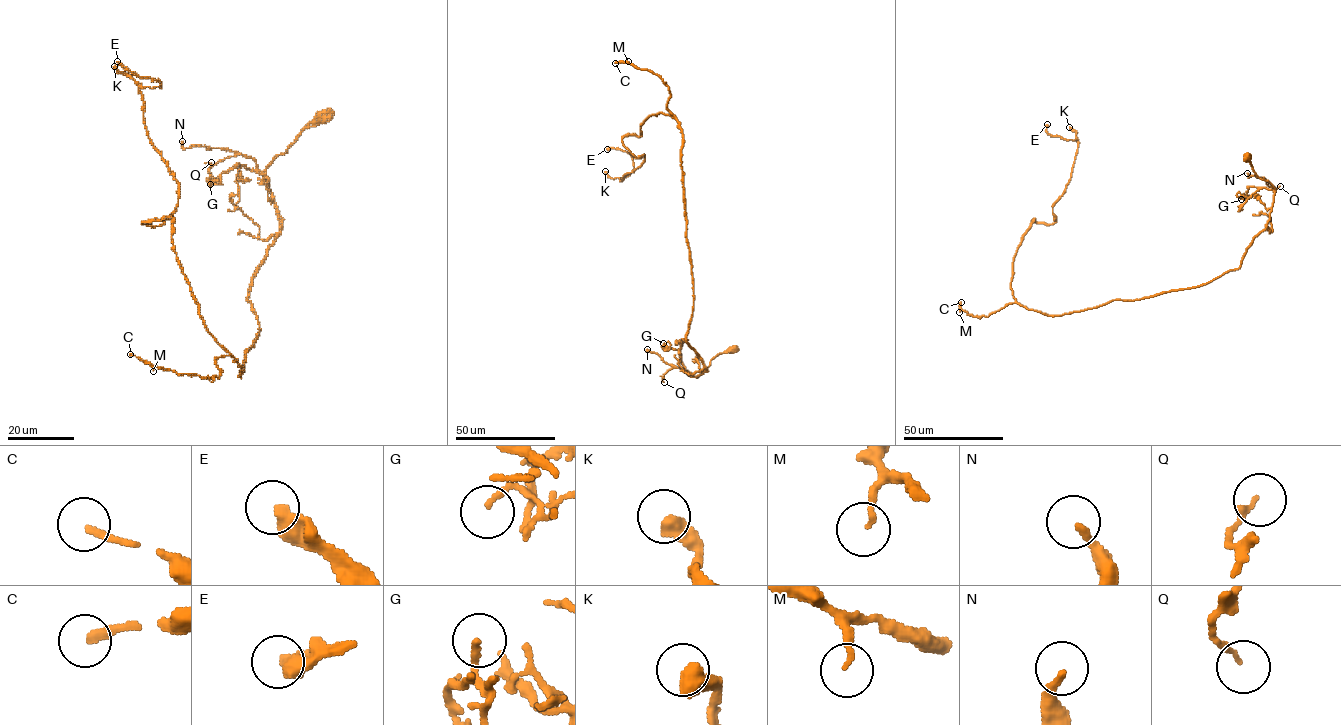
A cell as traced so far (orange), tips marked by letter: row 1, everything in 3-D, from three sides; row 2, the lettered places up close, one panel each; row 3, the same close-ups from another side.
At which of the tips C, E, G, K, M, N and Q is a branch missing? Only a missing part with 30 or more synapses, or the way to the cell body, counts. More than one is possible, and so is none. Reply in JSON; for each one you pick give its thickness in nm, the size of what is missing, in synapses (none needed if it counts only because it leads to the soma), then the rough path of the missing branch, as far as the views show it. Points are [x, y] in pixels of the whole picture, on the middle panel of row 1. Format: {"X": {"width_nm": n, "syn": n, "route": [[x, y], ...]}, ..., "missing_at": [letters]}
{"C": {"width_nm": 200, "syn": 150, "route": [[615, 63], [557, 81], [555, 109], [547, 91], [531, 79], [531, 95], [541, 106], [537, 113], [545, 119]]}, "missing_at": ["C"]}

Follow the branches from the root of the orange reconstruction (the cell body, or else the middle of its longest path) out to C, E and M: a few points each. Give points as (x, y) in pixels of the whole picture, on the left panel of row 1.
C: (325, 115), (265, 170), (280, 232), (250, 287), (259, 332), (240, 376), (231, 355), (219, 378), (130, 354)
E: (325, 115), (265, 170), (239, 376), (172, 219), (142, 223), (178, 182), (160, 82), (117, 61)
M: (325, 115), (265, 170), (280, 232), (250, 287), (259, 332), (240, 376), (231, 355), (219, 378), (153, 371)

